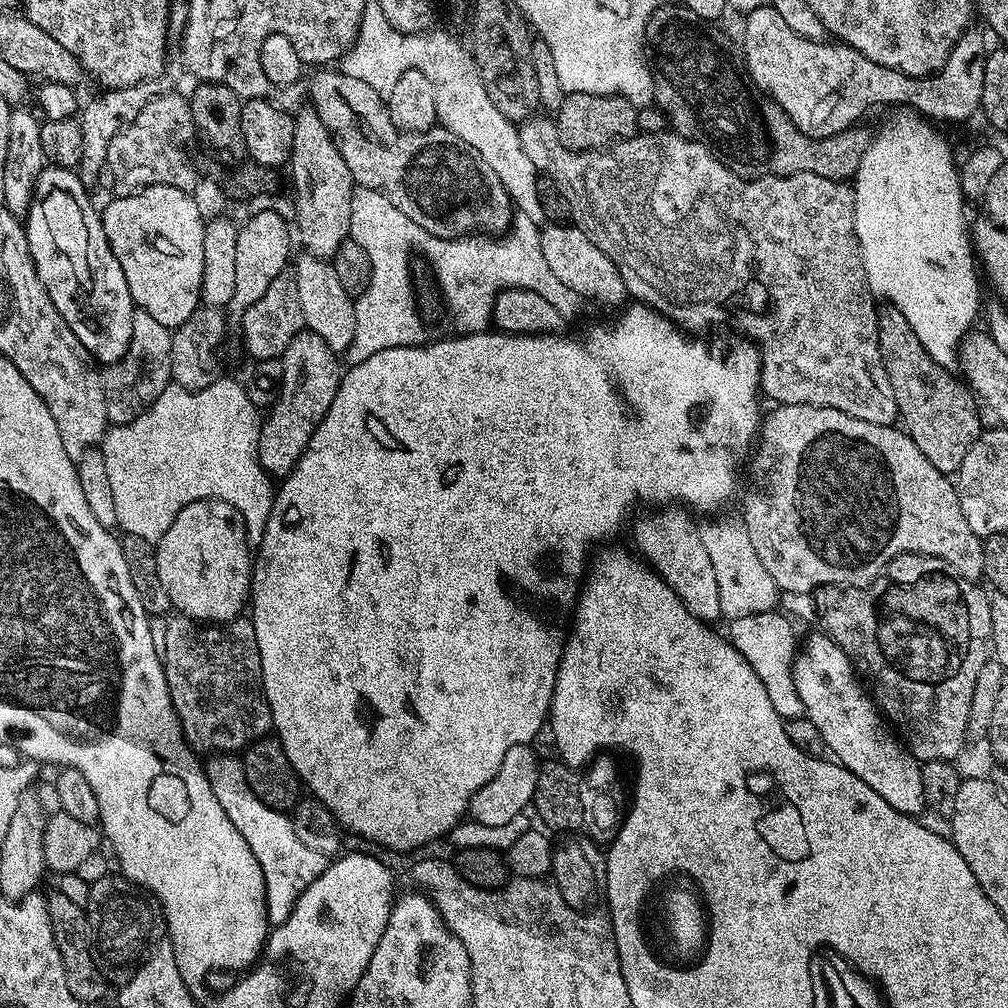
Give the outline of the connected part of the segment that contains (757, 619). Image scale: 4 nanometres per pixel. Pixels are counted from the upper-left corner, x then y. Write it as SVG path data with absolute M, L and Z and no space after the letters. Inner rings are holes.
M780 610L749 614L747 618L731 621L727 625L728 632L726 631L727 639L732 641L733 646L742 654L742 658L750 662L762 686L766 686L766 694L770 694L770 702L774 702L774 710L778 710L778 714L784 717L785 721L804 716L802 698L798 698L798 690L794 686L792 677L792 662L798 651L798 639L796 640L796 632L787 618L789 619Z

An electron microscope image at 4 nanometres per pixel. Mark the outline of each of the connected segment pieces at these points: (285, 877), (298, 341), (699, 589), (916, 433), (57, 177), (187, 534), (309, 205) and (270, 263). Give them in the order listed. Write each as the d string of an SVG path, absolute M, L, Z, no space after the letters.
M212 754L207 757L206 771L208 781L214 790L214 798L218 798L222 810L226 810L226 818L234 824L234 830L246 838L246 846L254 850L254 858L258 858L258 866L262 866L262 874L266 882L266 910L268 923L275 926L286 922L297 898L330 863L329 857L315 850L310 850L294 832L291 819L285 813L266 806L250 790L246 782L246 770L243 759L236 754Z
M307 330L299 332L290 346L286 346L278 395L271 404L269 416L263 417L258 434L258 458L269 477L288 475L298 458L302 458L310 438L314 438L314 430L318 430L322 418L326 418L342 375L342 367L336 360L339 360L337 353L332 352L318 334Z
M664 506L653 516L648 516L636 528L636 544L639 555L657 572L678 594L680 601L687 606L690 614L699 620L716 622L721 619L720 599L718 598L718 578L714 578L714 565L706 551L703 531L692 519L691 511L680 506Z
M888 306L879 313L878 316L878 338L880 339L880 349L882 350L882 362L886 366L886 374L890 378L890 386L894 386L894 398L898 402L899 423L908 437L930 458L938 470L942 470L945 475L951 475L959 471L960 466L970 446L980 437L982 425L980 425L980 412L978 400L970 391L969 386L959 375L951 376L953 373L944 368L918 342L914 330L910 330L910 324L898 309Z
M46 166L36 178L32 205L28 208L26 217L26 231L30 258L34 258L36 273L46 294L50 294L50 302L56 307L58 314L66 318L66 326L74 330L78 342L86 346L93 360L105 365L118 362L118 358L126 354L126 346L130 346L134 305L126 286L126 274L122 274L122 266L118 266L118 258L114 258L110 250L101 213L92 205L88 196L91 196L89 189L84 187L73 169Z
M199 500L190 502L170 522L170 530L162 534L162 538L155 541L156 565L158 578L166 594L170 594L173 609L181 616L188 616L191 620L199 620L205 624L226 624L229 620L237 619L240 612L245 611L250 600L252 590L252 566L254 552L248 542L248 535L244 529L244 520L225 500Z
M314 110L307 111L295 117L294 146L290 161L292 188L296 191L294 228L298 233L299 243L301 240L311 255L331 258L336 255L338 246L342 246L342 242L349 239L350 202L354 181L322 118L318 118Z
M272 208L254 213L245 224L241 223L237 227L236 233L238 242L234 249L234 298L228 303L227 311L230 316L232 312L233 321L236 319L236 322L240 322L243 321L245 310L254 306L254 302L258 302L258 298L266 294L270 282L274 282L274 278L278 278L278 274L282 274L289 267L294 236L290 231L289 221L287 224L283 214Z

